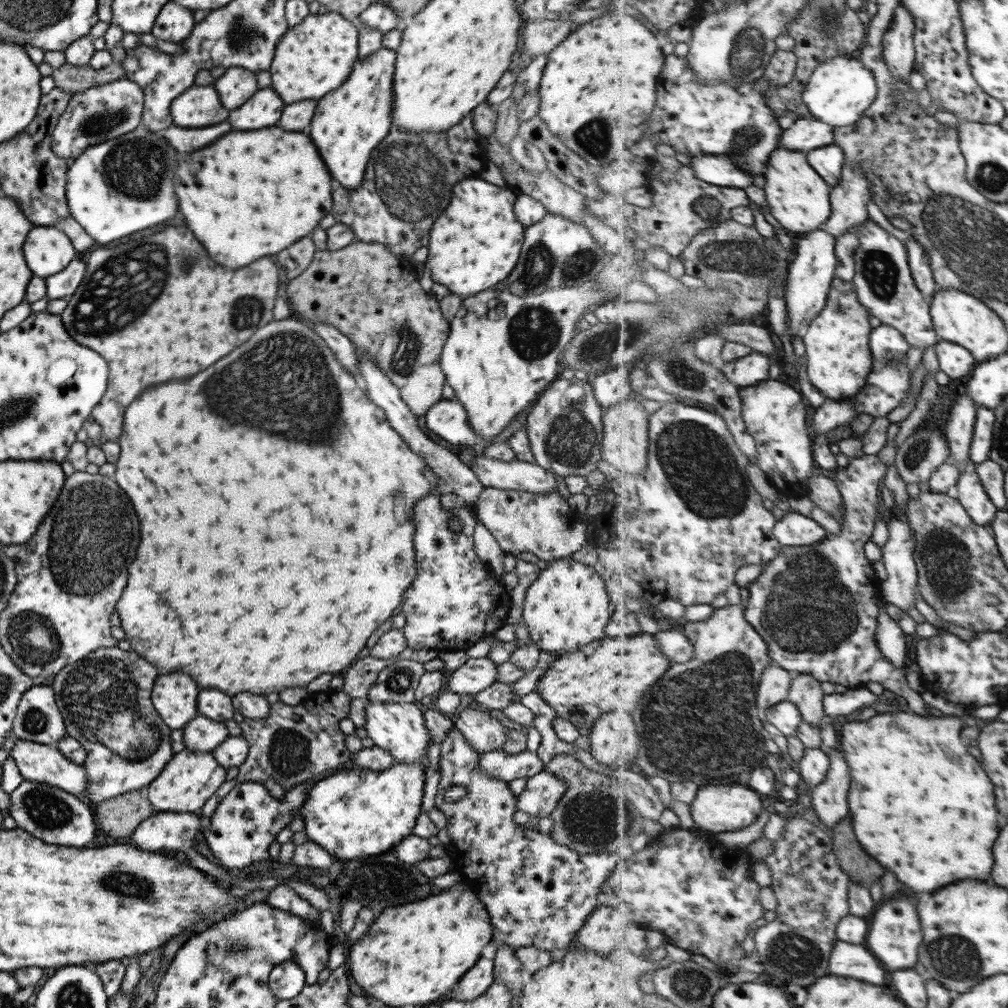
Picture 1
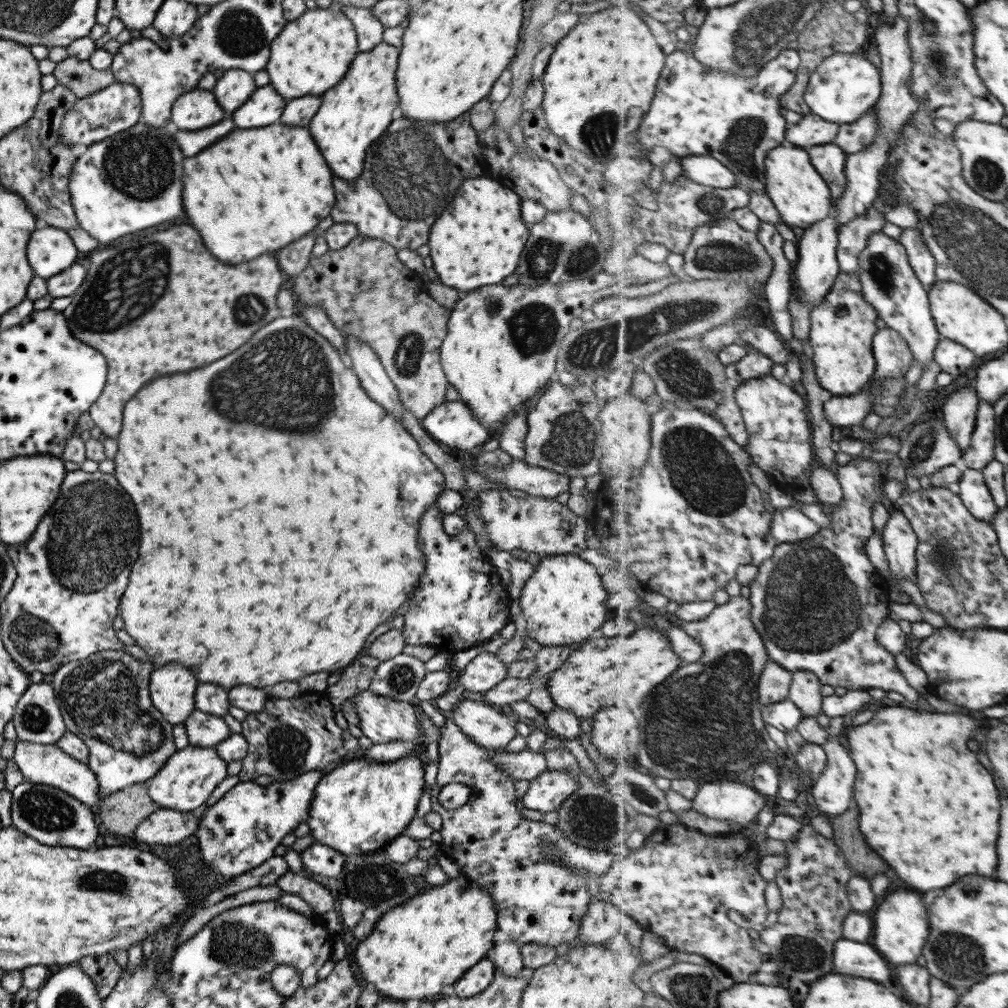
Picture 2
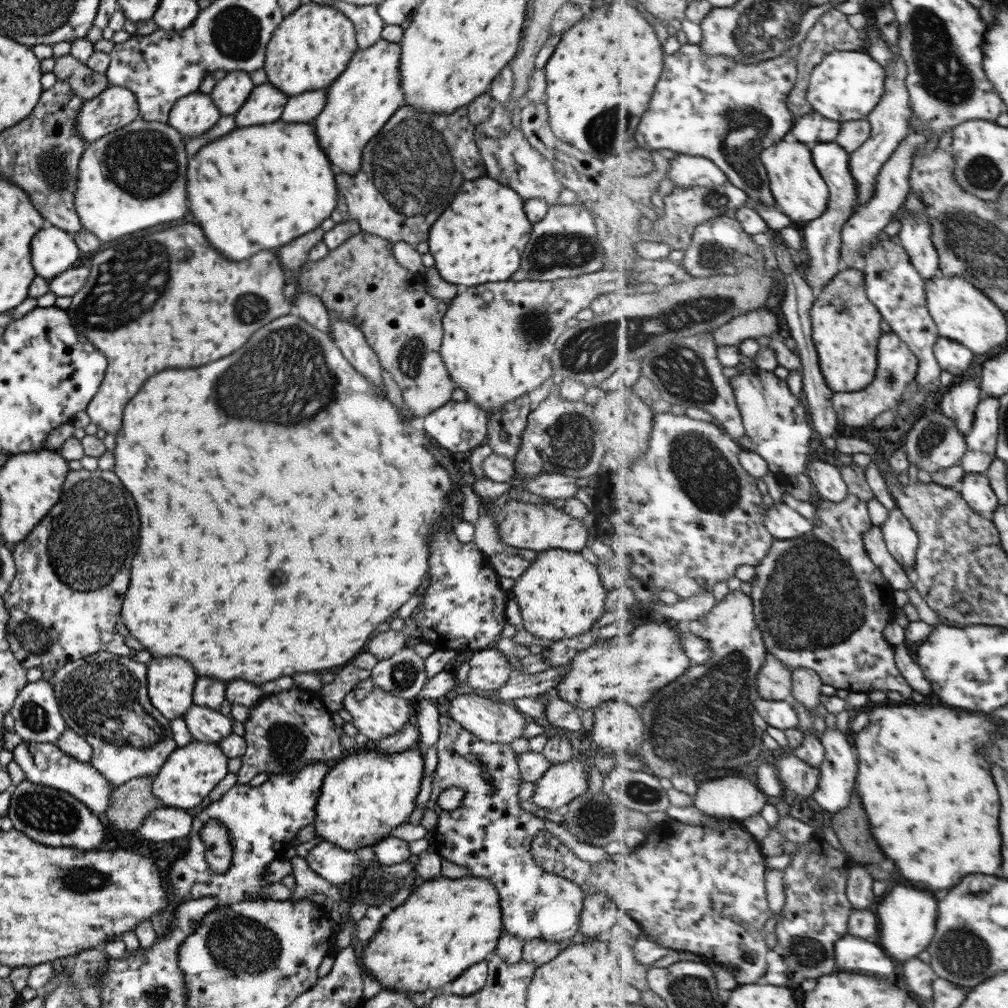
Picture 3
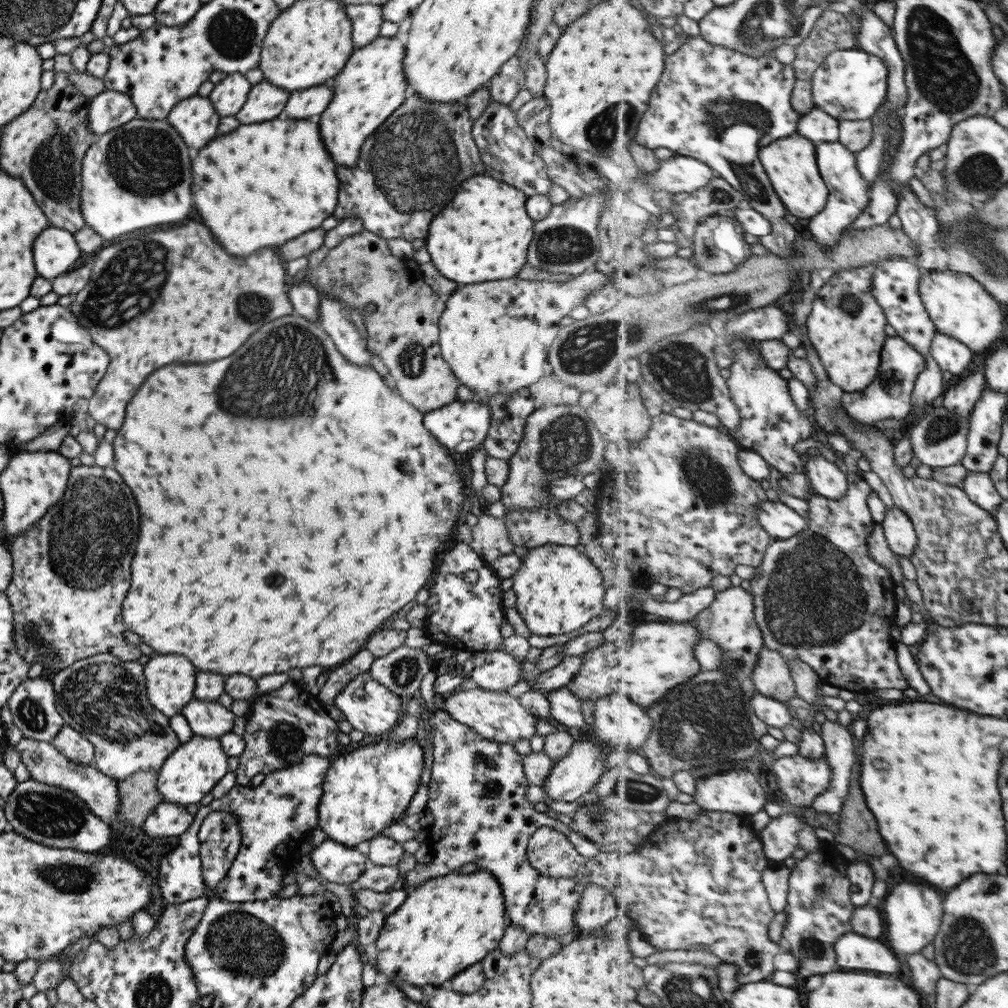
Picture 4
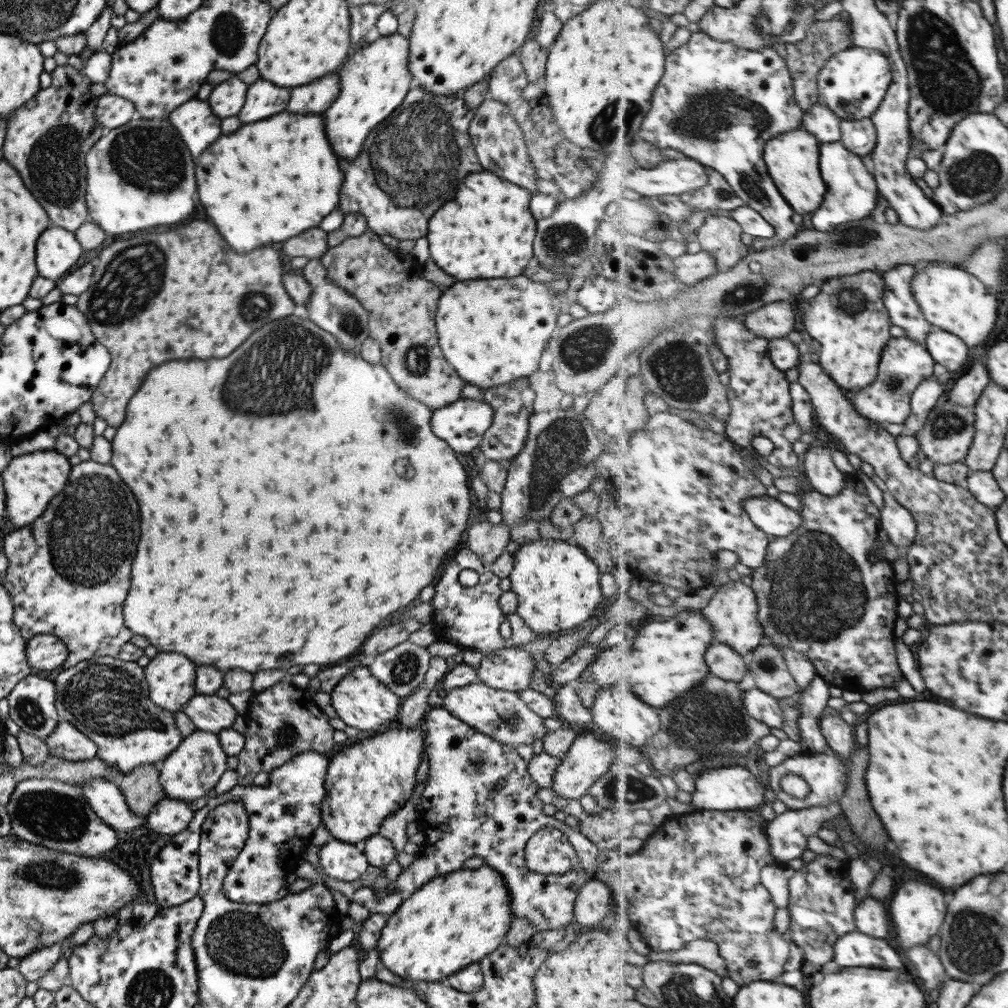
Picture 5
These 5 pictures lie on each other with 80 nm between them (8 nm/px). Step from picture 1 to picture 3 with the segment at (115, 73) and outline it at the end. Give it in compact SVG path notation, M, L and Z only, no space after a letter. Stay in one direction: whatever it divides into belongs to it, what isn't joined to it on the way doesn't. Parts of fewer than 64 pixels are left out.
M71 55L54 58L52 73L57 81L65 81L82 100L89 100L107 88L104 74L93 72Z

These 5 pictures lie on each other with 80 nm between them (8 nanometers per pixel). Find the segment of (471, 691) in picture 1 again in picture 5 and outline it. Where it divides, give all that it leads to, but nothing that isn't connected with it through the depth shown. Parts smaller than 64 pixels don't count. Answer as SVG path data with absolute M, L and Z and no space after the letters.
M511 646L483 653L475 674L481 684L493 690L521 692L529 689L534 667L529 647Z

